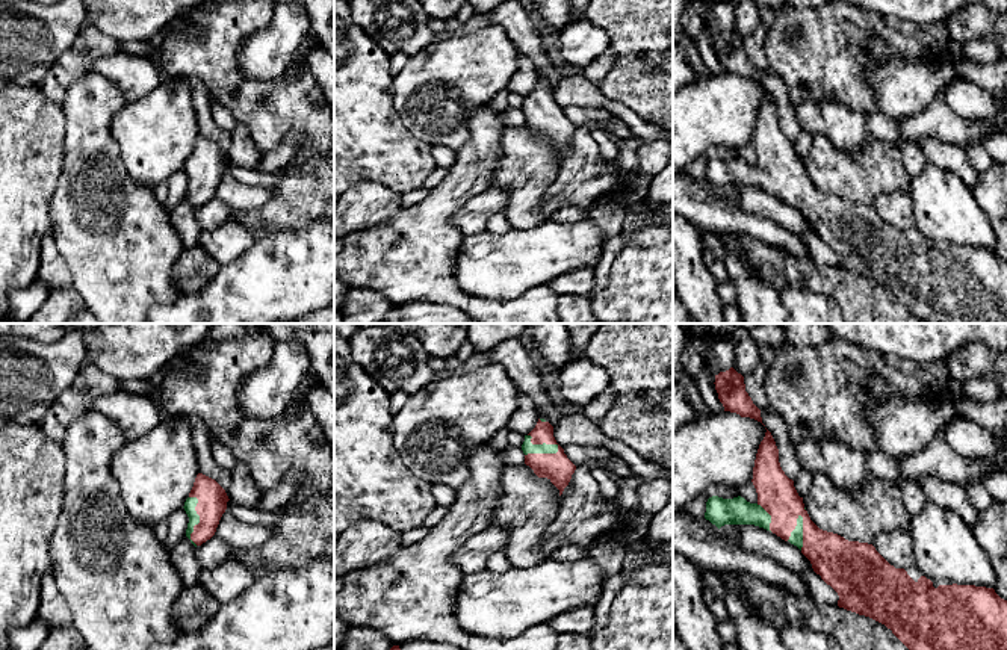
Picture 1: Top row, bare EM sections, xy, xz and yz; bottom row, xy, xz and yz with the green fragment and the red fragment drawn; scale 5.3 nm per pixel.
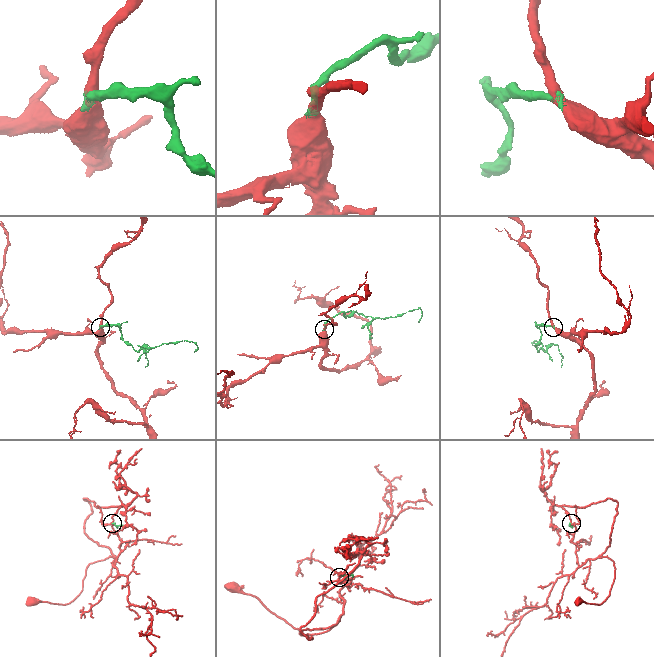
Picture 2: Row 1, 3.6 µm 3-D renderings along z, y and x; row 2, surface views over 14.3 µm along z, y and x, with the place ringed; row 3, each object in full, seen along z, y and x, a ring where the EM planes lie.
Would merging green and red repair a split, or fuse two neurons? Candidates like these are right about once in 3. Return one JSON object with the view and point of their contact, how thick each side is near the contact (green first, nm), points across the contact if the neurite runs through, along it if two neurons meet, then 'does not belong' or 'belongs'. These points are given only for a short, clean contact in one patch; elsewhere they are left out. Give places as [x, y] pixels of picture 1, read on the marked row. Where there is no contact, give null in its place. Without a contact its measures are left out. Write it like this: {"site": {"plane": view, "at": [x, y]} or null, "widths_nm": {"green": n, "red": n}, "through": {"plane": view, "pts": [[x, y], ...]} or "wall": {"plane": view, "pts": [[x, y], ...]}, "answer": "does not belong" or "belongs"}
{"site": {"plane": "xz", "at": [543, 443]}, "widths_nm": {"green": 60, "red": 150}, "through": {"plane": "xz", "pts": [[528, 448], [543, 443], [557, 446], [557, 467]]}, "answer": "belongs"}

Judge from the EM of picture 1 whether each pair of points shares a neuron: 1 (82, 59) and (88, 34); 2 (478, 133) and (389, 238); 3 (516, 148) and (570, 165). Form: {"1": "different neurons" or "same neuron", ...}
{"1": "same neuron", "2": "same neuron", "3": "different neurons"}

